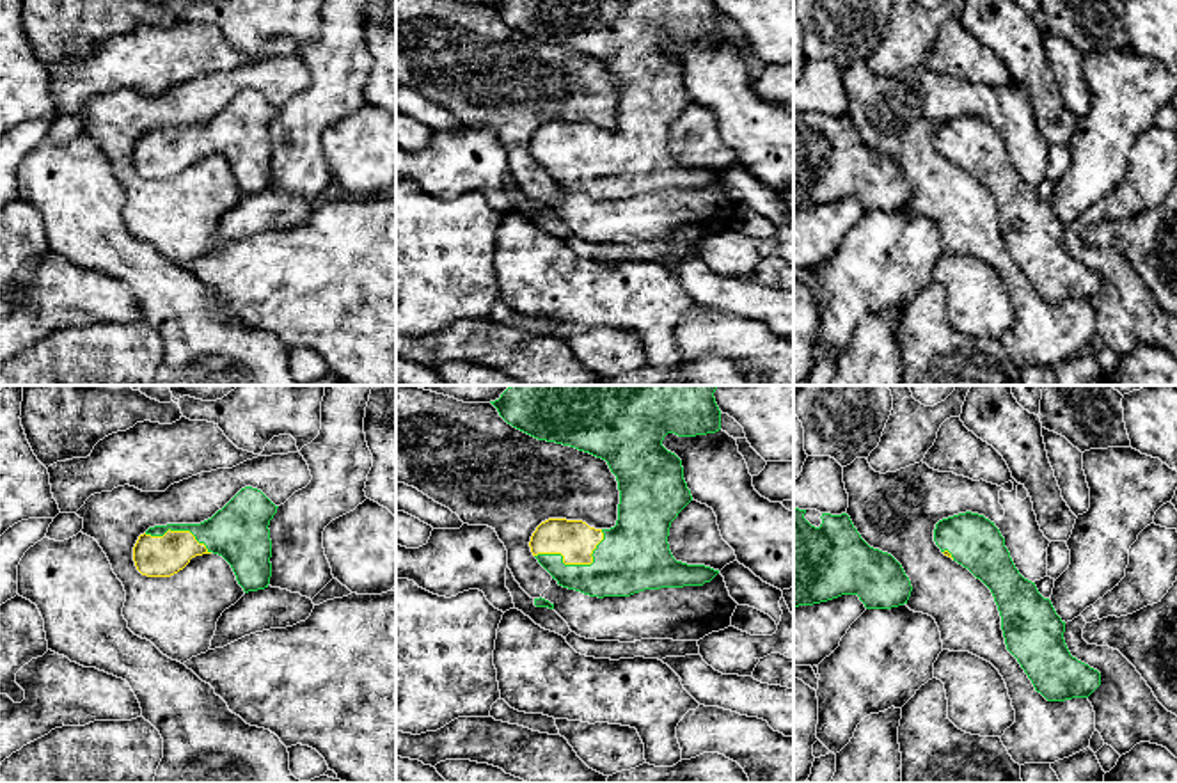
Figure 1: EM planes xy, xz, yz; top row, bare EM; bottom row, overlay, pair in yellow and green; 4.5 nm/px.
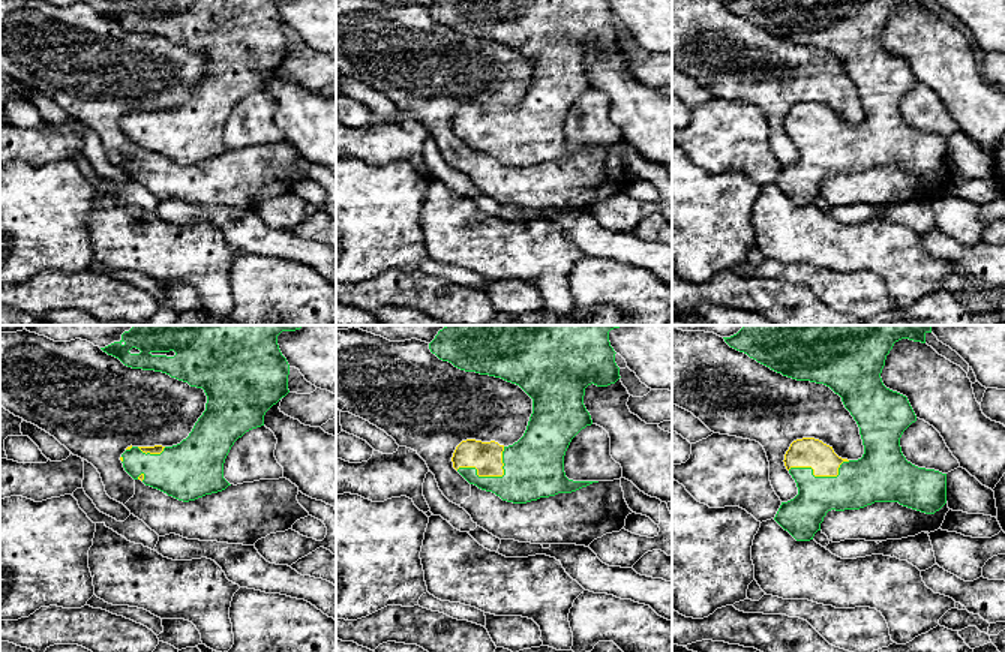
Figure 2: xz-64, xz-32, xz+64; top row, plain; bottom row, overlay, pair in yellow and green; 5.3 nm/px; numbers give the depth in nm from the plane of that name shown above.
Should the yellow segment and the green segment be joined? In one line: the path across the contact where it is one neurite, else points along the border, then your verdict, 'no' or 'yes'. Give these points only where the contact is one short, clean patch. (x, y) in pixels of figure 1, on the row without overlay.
yes

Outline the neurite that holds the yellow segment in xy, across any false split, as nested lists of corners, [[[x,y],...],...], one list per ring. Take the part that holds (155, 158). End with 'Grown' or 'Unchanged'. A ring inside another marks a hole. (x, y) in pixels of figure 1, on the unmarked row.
[[[245,89],[201,126],[149,130],[133,149],[135,169],[147,179],[170,179],[192,160],[213,154],[231,167],[245,195],[265,192],[272,179],[268,128],[277,110],[261,92]]]. Grown

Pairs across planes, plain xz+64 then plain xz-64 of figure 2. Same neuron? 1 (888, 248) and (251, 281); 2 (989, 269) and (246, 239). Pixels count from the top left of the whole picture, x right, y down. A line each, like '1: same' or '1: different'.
1: different
2: same

